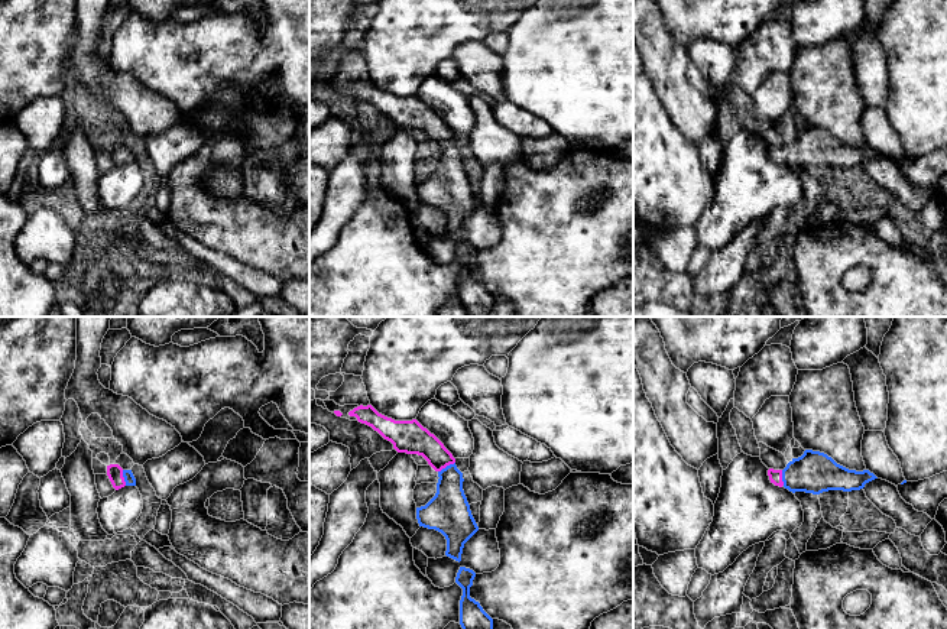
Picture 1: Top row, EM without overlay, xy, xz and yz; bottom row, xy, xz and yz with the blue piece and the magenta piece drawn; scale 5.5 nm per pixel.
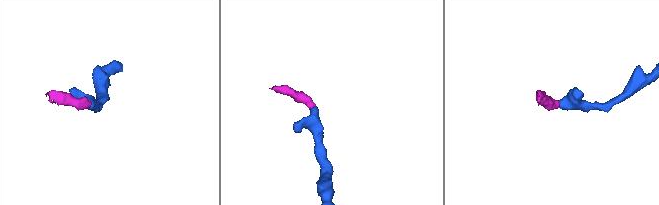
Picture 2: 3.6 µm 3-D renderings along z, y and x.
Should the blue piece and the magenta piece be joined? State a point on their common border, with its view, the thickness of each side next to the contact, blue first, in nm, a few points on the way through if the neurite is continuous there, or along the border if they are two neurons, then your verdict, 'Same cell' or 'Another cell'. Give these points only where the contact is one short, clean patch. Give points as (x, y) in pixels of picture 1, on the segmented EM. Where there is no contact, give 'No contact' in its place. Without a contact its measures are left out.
Touches blue at xz (447, 466). Thickness 240 nm (blue) against 180 nm. Path across: xz (448, 511), (447, 466), (424, 443), (412, 438). Same cell

